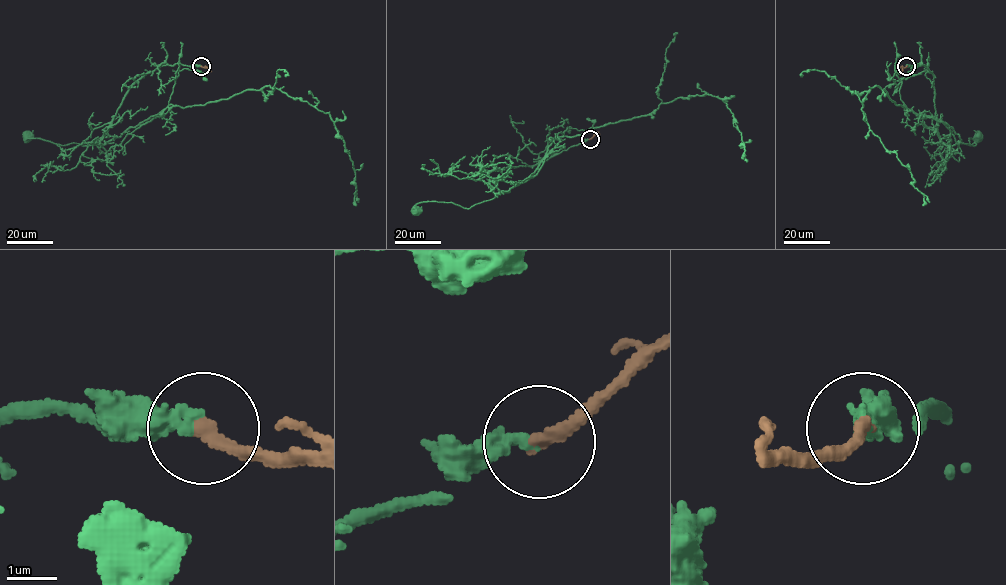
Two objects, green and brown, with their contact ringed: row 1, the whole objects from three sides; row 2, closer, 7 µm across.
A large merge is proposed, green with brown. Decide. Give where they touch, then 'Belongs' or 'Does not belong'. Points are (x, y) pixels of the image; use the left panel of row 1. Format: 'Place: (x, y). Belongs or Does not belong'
Place: (201, 66). Belongs

